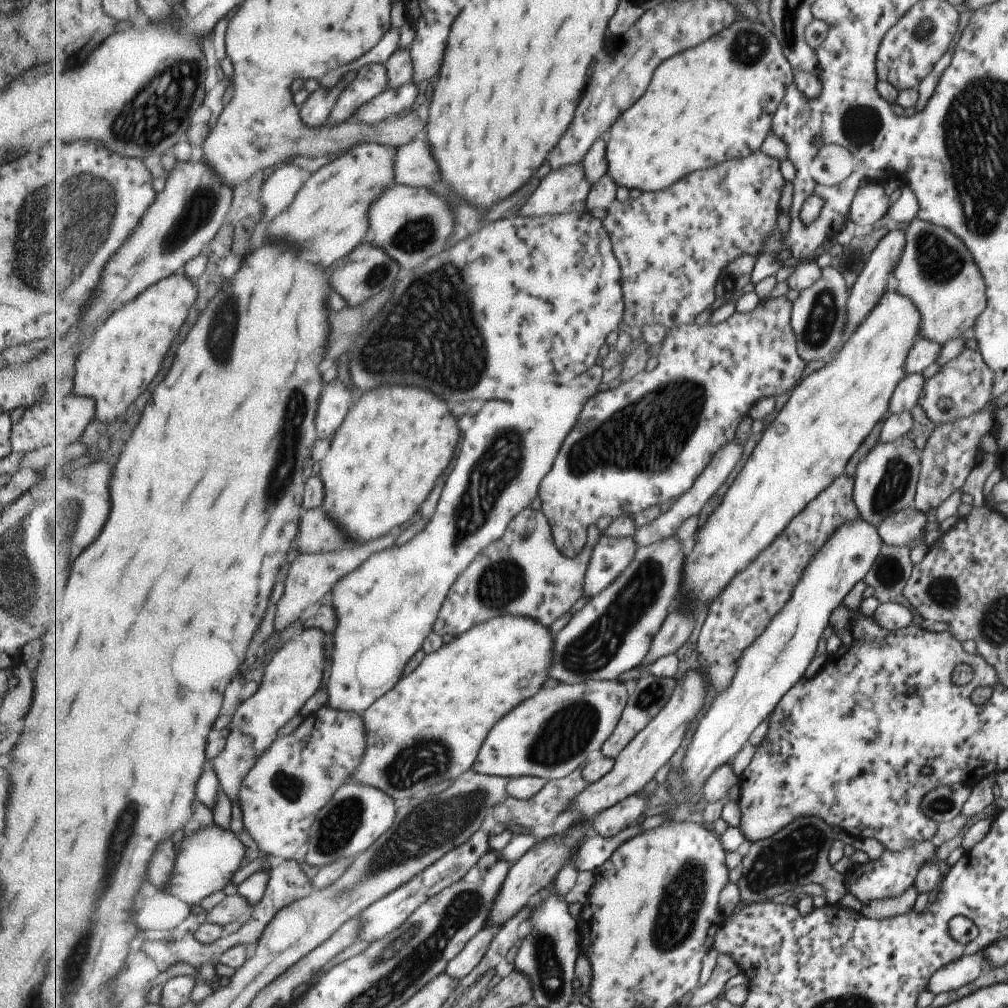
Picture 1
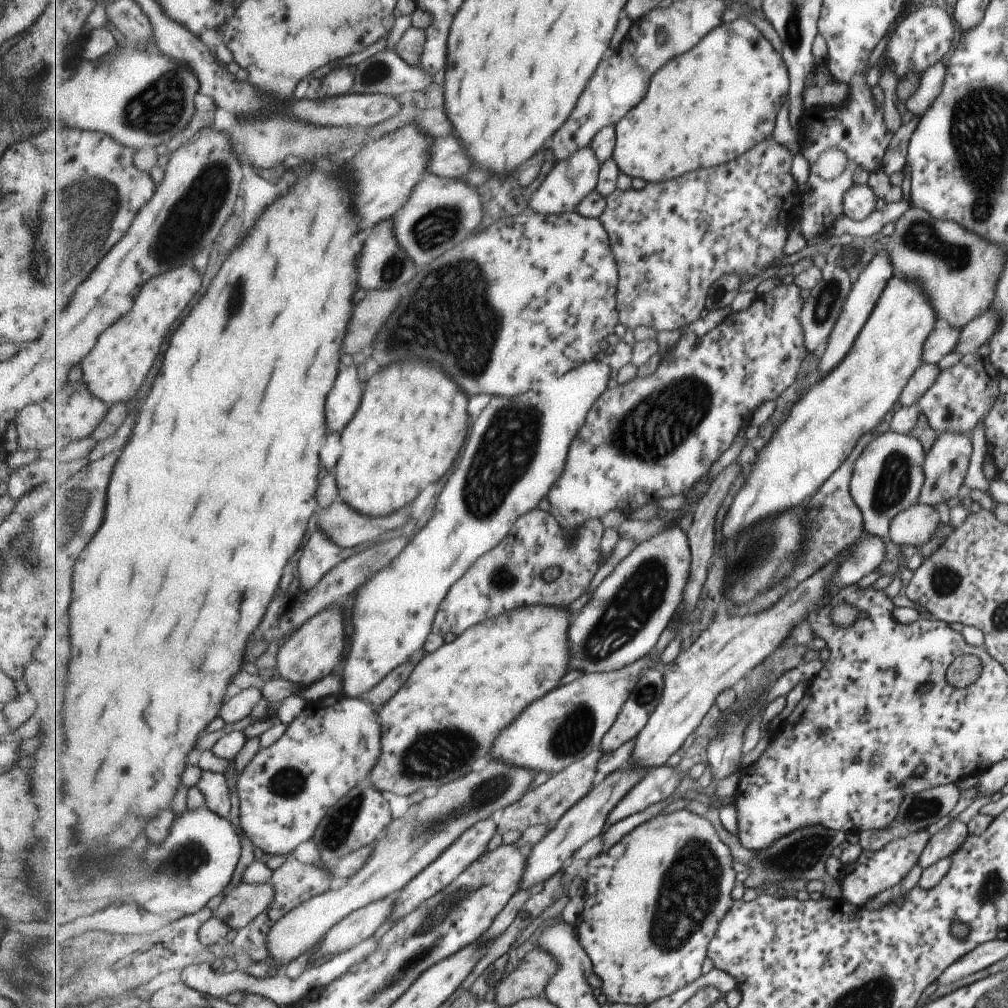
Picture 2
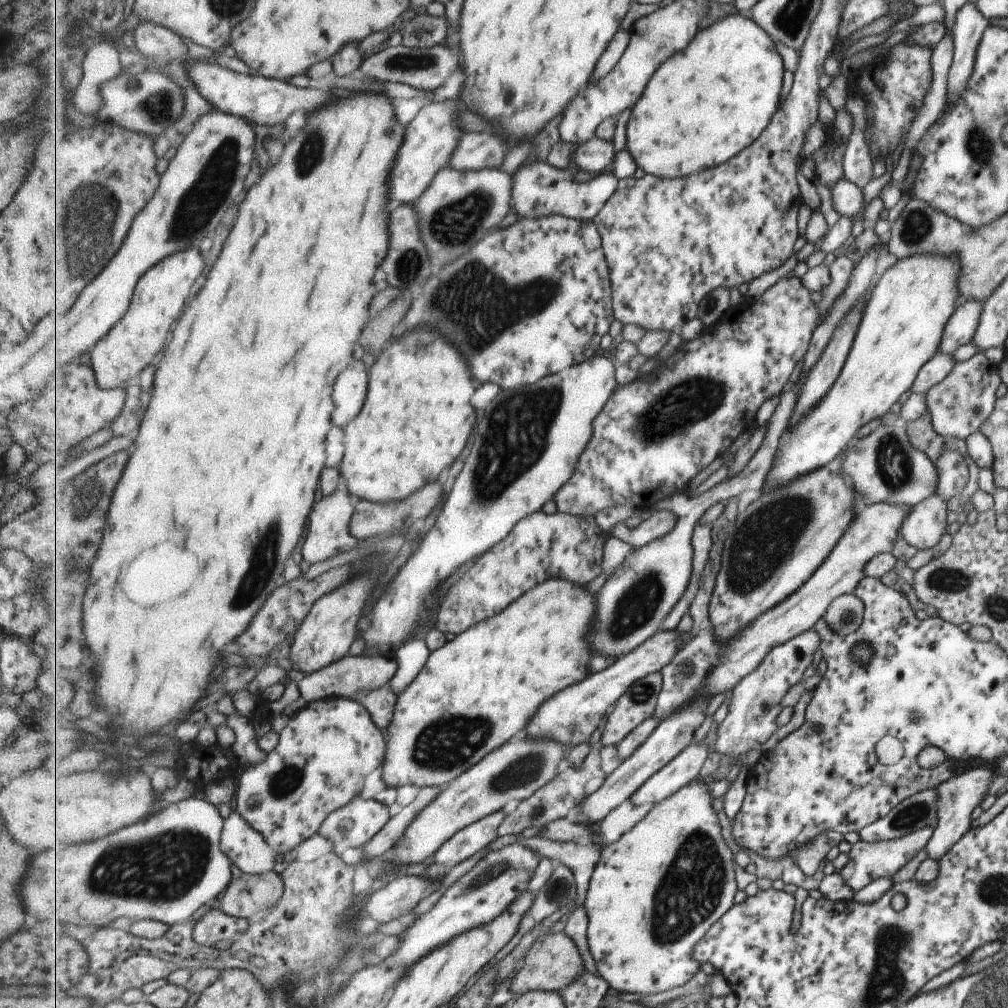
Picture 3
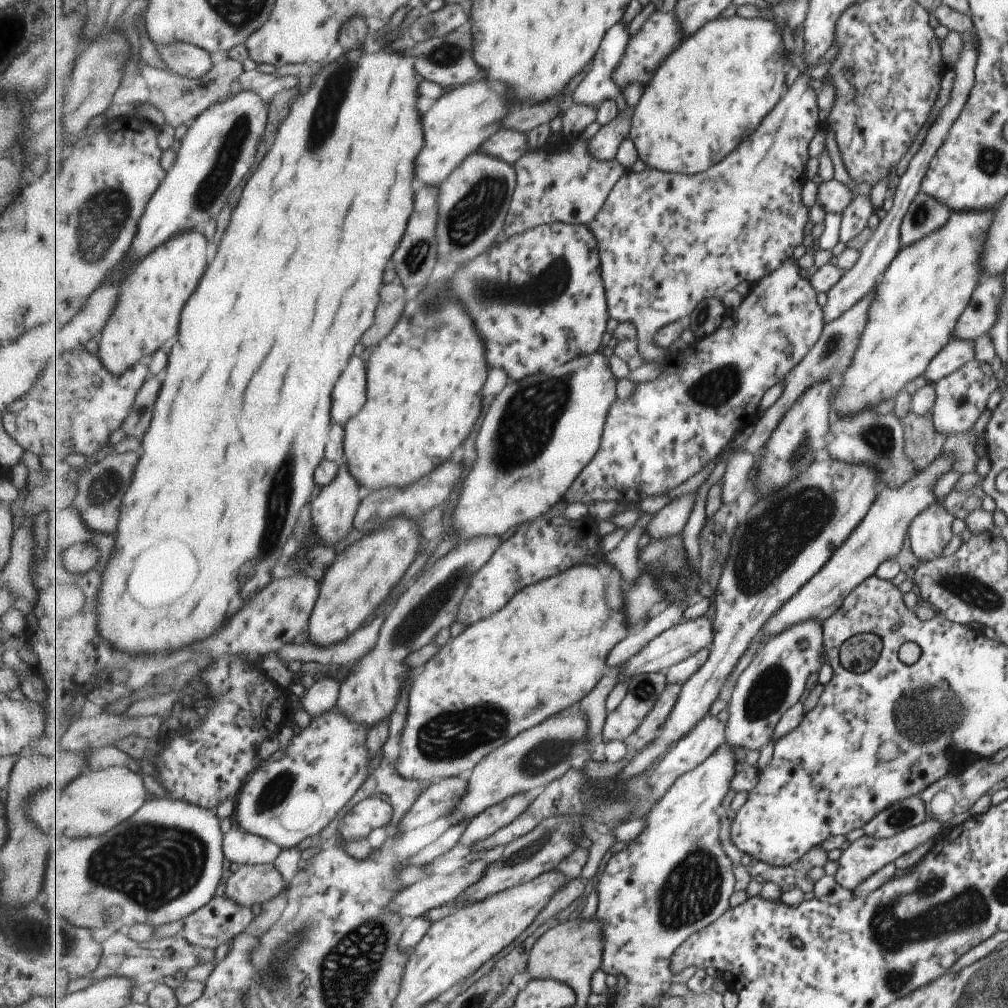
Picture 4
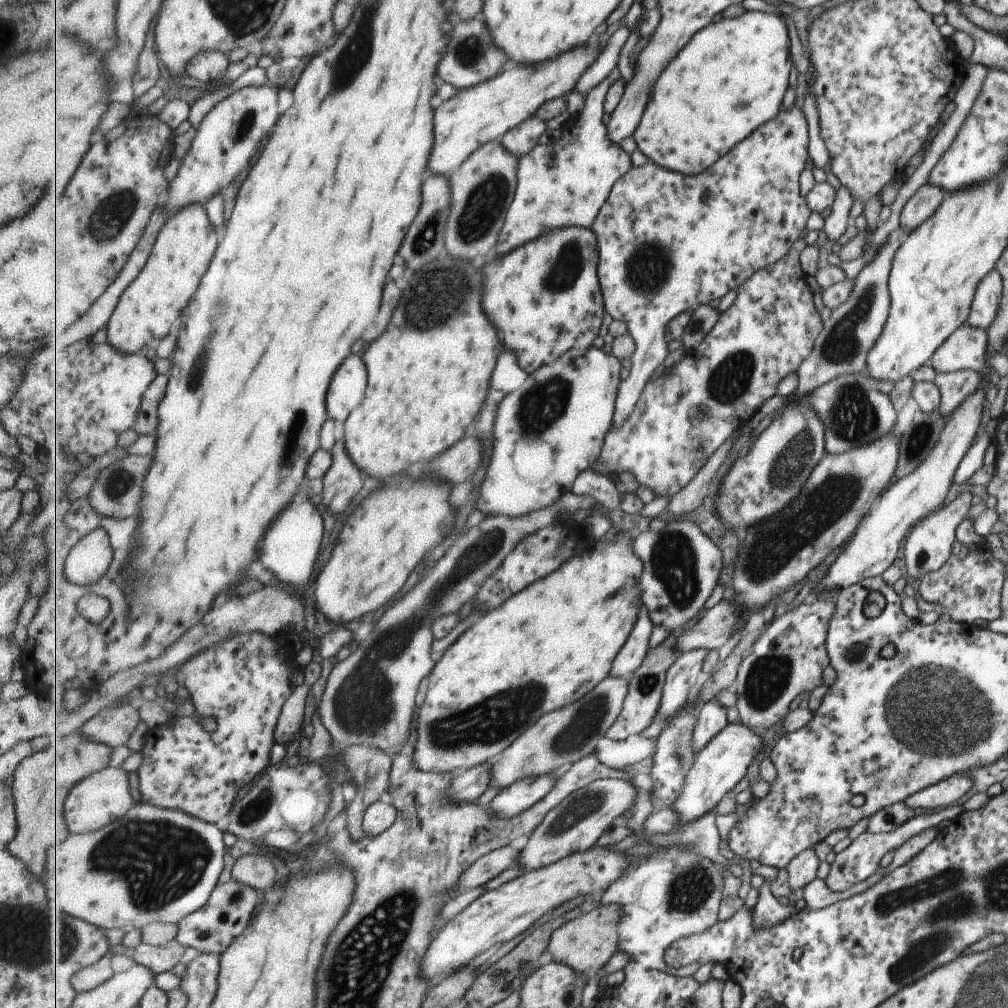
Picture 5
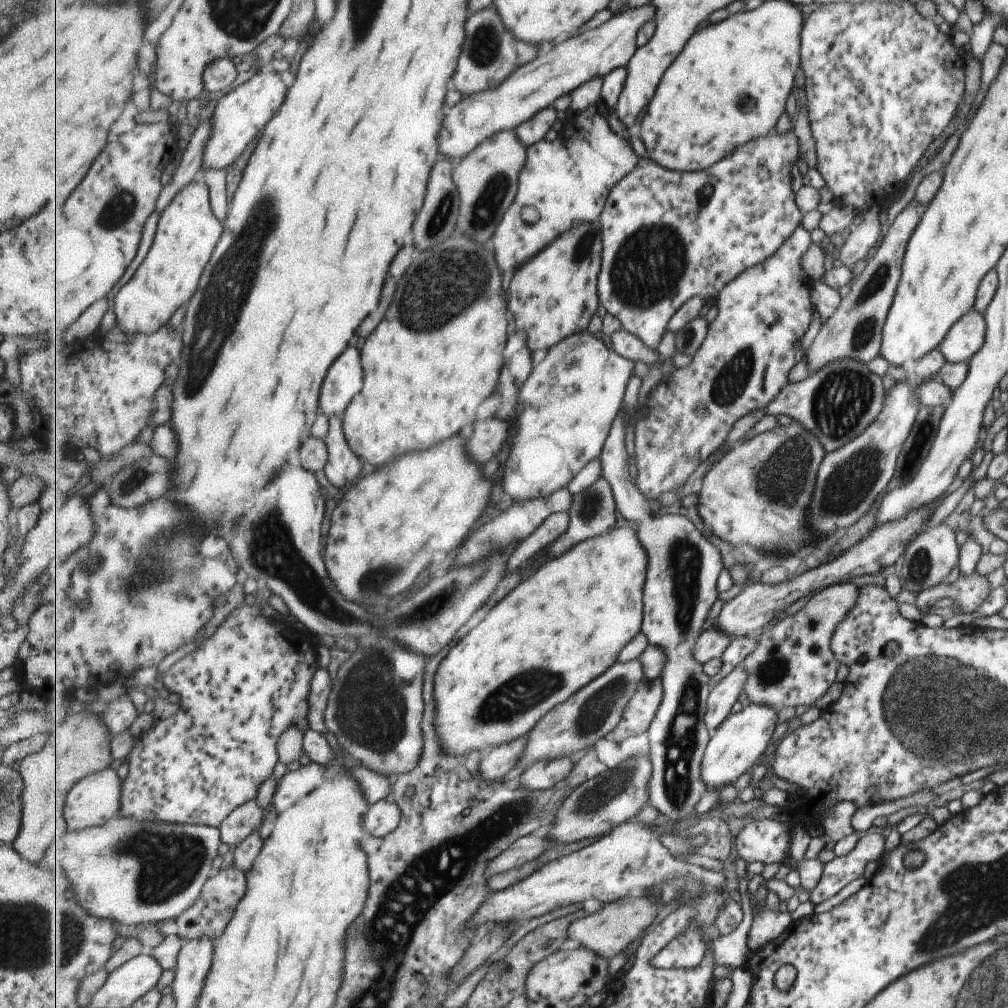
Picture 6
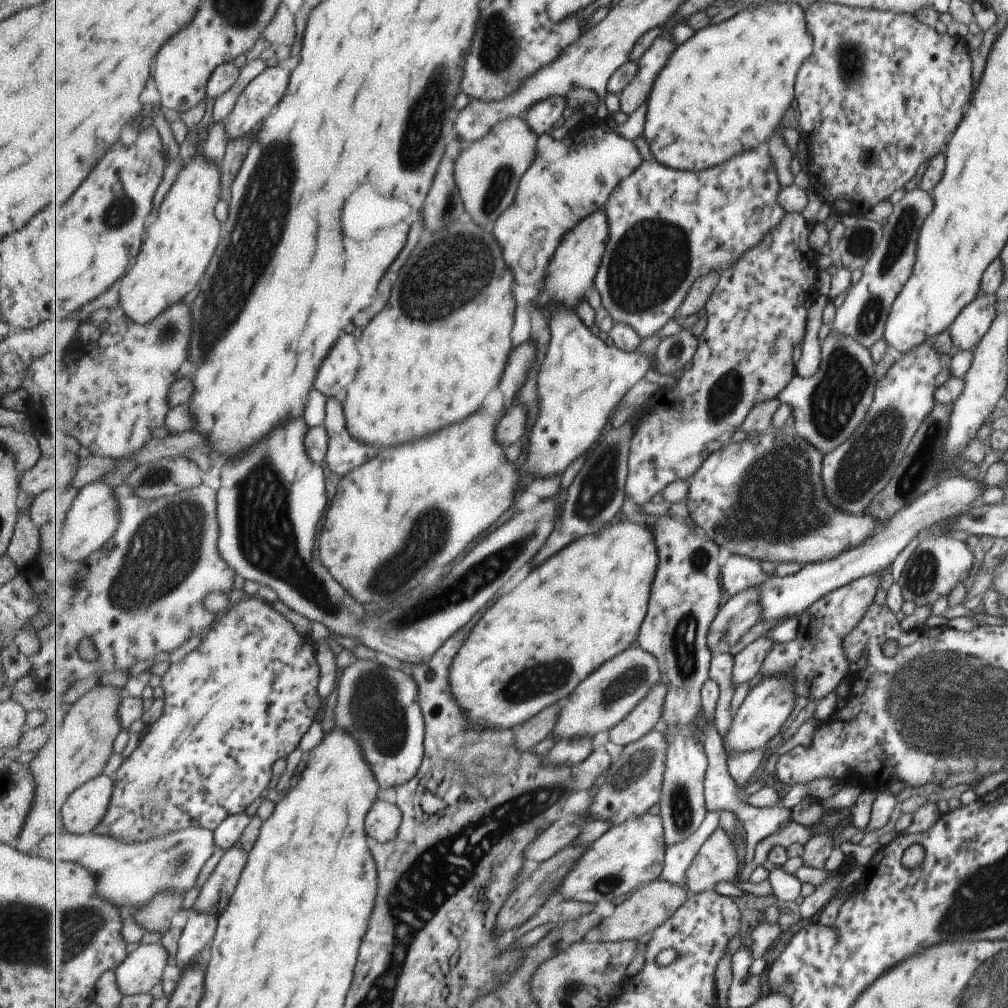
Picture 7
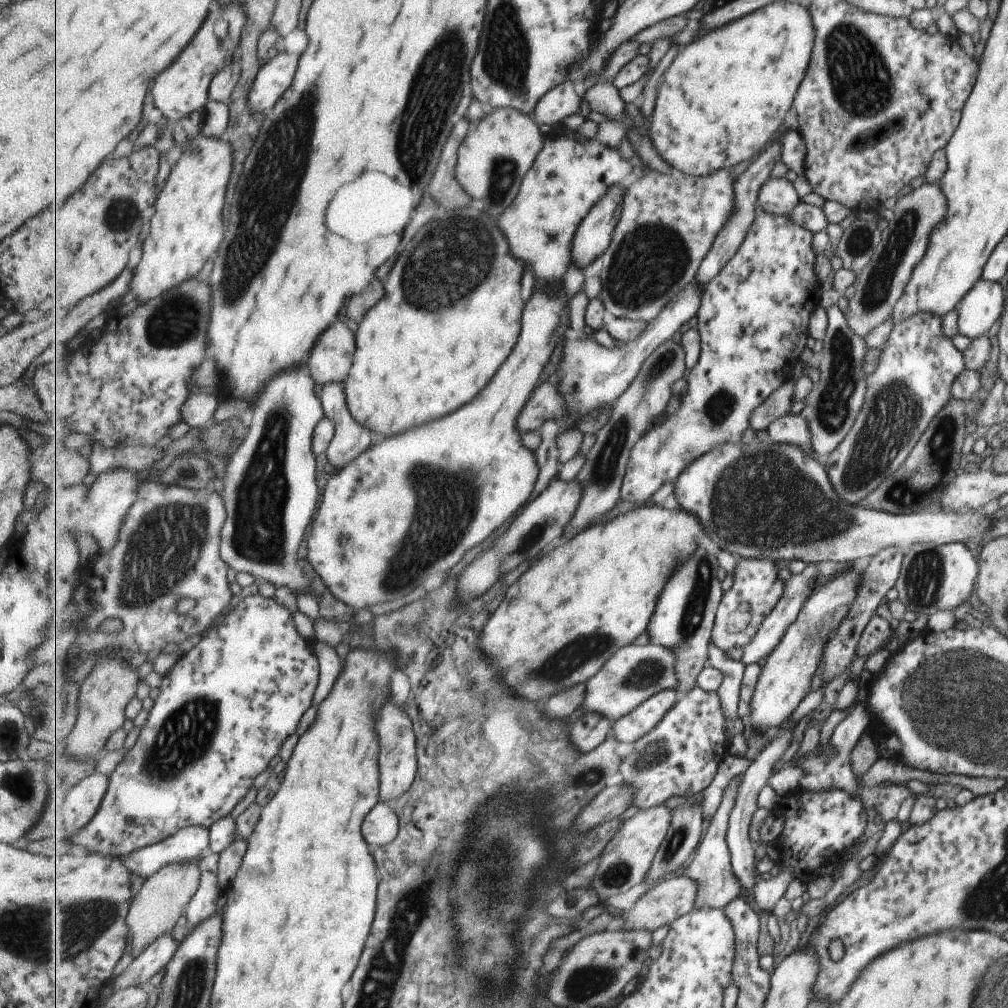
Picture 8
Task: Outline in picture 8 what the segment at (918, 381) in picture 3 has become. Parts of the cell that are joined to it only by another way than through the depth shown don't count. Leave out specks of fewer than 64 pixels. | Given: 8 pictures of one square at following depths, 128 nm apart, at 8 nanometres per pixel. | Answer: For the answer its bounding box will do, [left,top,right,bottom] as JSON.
[957,278,1003,339]

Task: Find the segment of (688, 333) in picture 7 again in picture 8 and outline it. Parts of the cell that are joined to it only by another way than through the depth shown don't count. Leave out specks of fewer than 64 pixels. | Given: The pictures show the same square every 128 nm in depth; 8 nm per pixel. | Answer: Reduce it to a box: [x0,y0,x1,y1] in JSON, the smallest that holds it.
[571,339,685,532]

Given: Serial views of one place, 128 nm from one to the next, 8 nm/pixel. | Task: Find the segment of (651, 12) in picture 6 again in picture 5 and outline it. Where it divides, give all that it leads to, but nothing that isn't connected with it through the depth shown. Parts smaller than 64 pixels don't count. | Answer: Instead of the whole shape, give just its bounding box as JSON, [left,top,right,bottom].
[429,44,603,177]

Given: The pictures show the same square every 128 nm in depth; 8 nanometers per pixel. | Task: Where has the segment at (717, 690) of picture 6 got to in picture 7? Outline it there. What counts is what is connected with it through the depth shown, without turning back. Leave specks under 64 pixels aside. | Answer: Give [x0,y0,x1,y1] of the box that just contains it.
[733,634,776,687]

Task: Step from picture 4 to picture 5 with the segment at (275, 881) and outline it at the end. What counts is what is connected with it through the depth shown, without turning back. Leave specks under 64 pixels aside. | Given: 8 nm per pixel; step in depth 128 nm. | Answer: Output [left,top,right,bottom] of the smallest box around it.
[232,854,277,892]

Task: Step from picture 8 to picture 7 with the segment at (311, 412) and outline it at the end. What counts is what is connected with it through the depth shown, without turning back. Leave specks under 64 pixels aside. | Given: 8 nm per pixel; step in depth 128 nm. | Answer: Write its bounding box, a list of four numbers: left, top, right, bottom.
[219,416,564,664]

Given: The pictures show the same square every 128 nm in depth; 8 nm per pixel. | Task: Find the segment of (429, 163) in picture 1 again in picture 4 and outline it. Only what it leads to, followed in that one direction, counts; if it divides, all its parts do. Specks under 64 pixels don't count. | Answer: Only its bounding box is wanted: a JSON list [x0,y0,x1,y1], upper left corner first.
[480,130,529,165]

